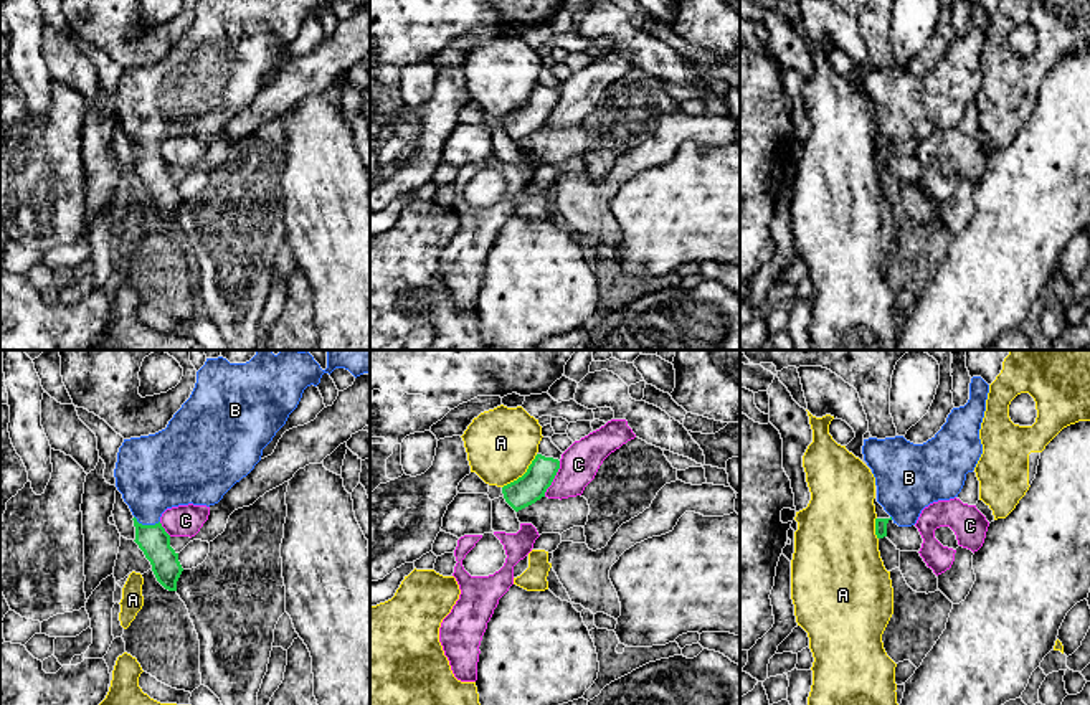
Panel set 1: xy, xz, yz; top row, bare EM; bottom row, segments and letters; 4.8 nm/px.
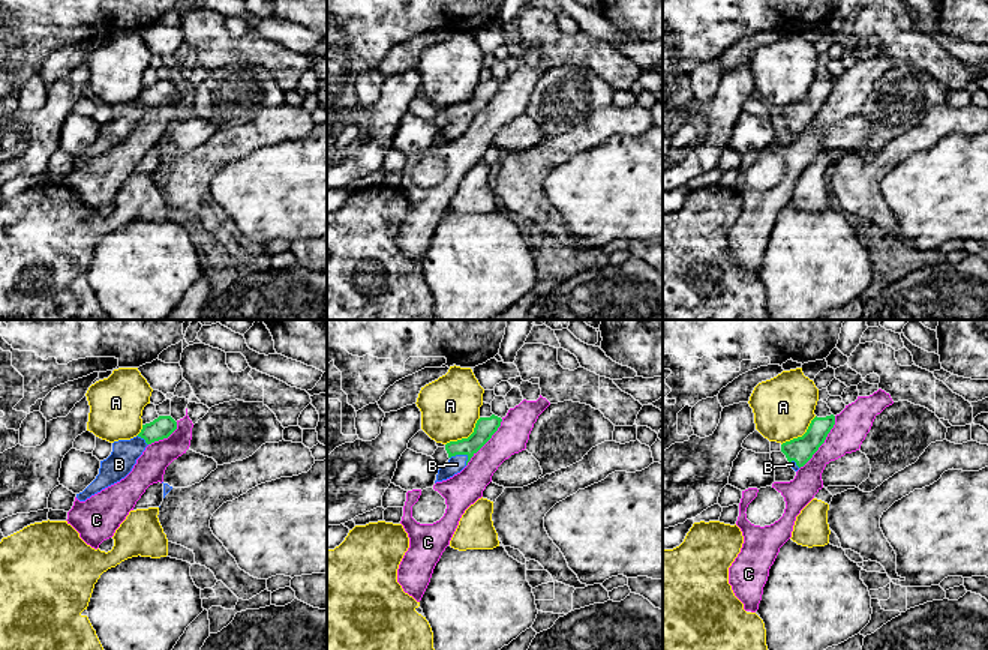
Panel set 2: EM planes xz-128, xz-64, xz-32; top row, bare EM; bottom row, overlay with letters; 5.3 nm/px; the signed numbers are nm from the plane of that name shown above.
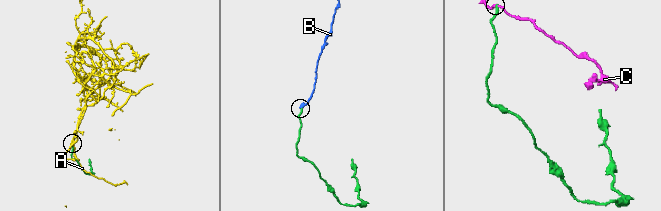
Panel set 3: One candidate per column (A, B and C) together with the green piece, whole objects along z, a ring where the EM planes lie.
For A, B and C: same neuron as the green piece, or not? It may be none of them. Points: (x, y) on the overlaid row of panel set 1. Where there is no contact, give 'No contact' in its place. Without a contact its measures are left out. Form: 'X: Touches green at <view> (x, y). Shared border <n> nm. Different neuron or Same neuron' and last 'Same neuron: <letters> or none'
A: Touches green at xz (524, 474). Shared border 240 nm. Different neuron
B: Touches green at xy (146, 525). Shared border 130 nm. Same neuron
C: Touches green at xz (554, 477). Shared border 190 nm. Different neuron
Same neuron: B

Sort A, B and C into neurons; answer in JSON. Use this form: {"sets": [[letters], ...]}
{"sets": [["A"], ["B"], ["C"]]}

